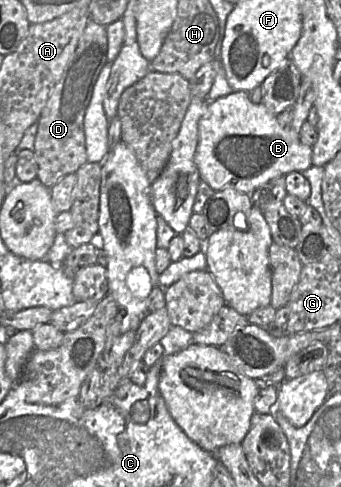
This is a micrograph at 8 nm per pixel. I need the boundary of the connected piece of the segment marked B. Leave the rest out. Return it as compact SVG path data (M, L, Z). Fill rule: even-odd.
M233 91L231 94L208 101L207 110L198 124L199 140L195 152L195 163L201 180L205 181L215 192L224 188L234 188L251 195L266 182L287 174L302 172L312 166L312 147L303 144L299 134L291 127L282 127L277 116L263 104L251 102L248 92Z

